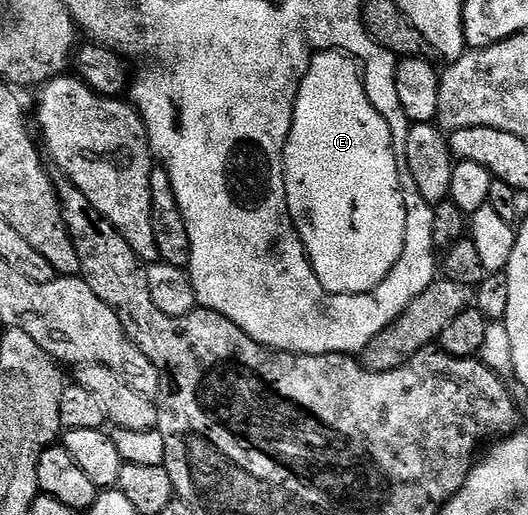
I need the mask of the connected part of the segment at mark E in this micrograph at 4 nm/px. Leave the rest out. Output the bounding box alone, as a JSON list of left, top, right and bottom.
[284,49,408,293]

